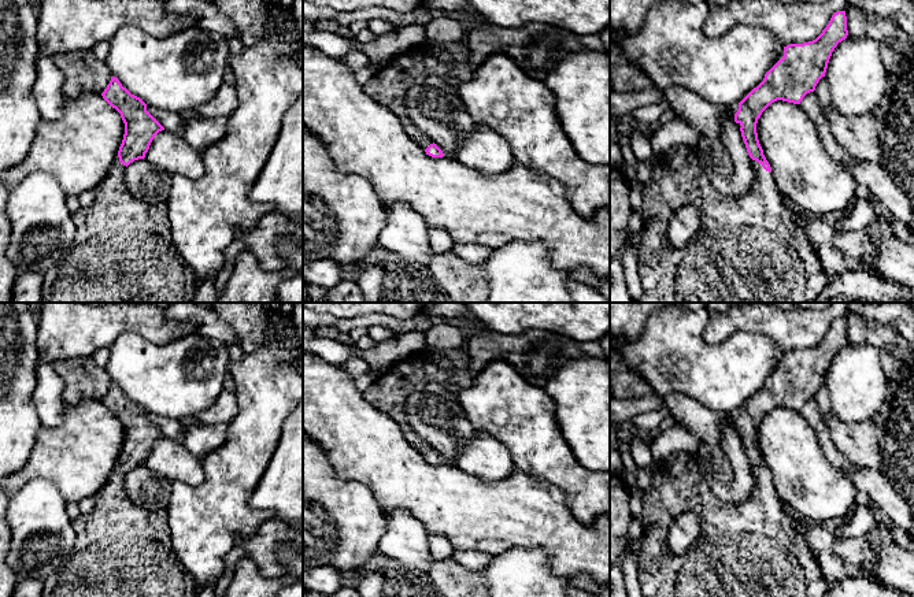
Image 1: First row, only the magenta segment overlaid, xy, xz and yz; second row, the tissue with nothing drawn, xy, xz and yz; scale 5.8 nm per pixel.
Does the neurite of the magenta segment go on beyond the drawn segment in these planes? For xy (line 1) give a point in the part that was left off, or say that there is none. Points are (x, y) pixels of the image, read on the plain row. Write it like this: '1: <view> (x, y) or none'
1: xy (122, 549)

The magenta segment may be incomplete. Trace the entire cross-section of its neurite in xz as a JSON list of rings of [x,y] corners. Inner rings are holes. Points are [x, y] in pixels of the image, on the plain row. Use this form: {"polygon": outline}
{"polygon": [[[466,345],[455,349],[425,346],[422,351],[395,363],[384,378],[373,382],[363,398],[392,418],[406,440],[432,464],[443,464],[443,457],[423,441],[406,418],[406,401],[412,393],[428,392],[456,400],[474,382]]]}

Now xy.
{"polygon": [[[111,383],[101,400],[125,430],[118,463],[108,481],[93,496],[95,507],[71,520],[75,544],[70,557],[44,579],[41,597],[195,597],[193,576],[182,567],[171,545],[166,511],[132,503],[125,490],[126,474],[144,466],[155,442],[164,434],[147,418],[147,411]]]}

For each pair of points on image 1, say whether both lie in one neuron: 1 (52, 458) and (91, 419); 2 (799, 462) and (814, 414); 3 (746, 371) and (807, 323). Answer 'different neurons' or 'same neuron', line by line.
1: same neuron
2: different neurons
3: different neurons

